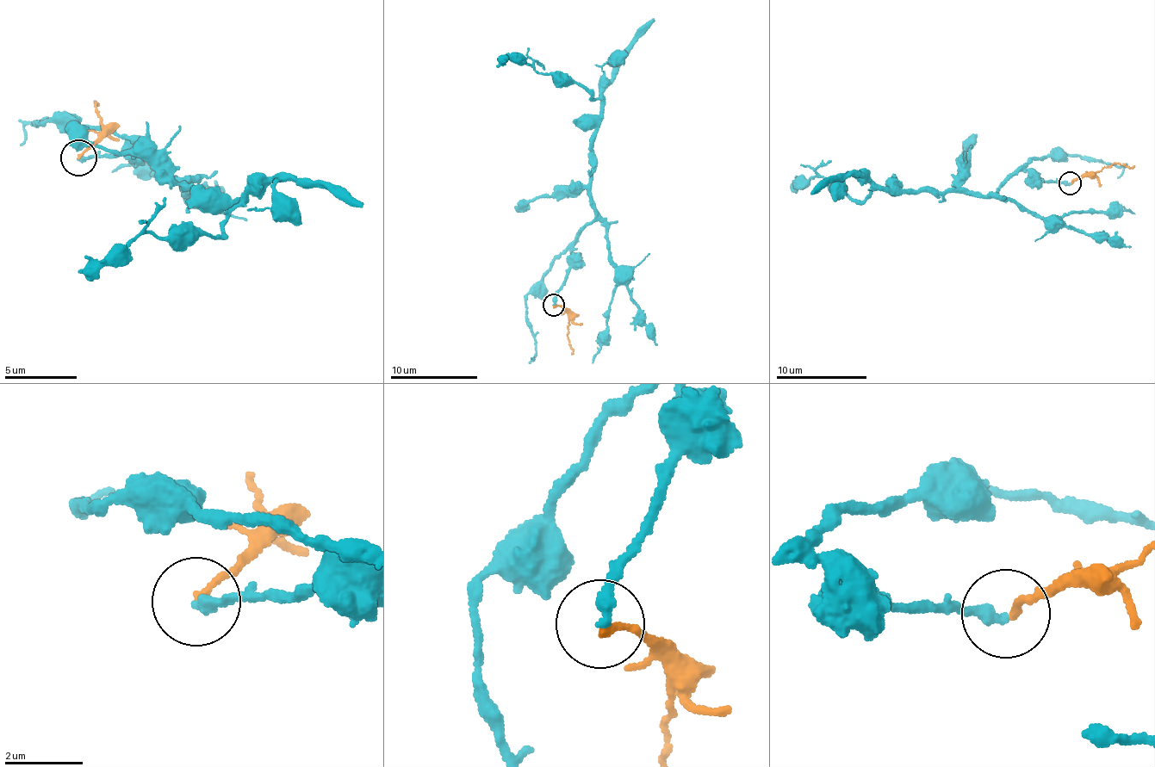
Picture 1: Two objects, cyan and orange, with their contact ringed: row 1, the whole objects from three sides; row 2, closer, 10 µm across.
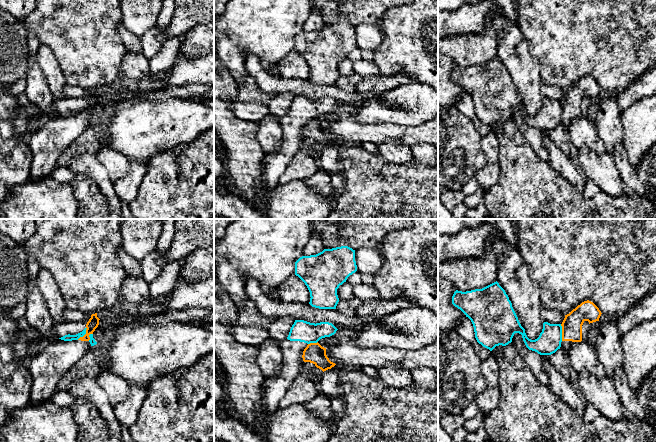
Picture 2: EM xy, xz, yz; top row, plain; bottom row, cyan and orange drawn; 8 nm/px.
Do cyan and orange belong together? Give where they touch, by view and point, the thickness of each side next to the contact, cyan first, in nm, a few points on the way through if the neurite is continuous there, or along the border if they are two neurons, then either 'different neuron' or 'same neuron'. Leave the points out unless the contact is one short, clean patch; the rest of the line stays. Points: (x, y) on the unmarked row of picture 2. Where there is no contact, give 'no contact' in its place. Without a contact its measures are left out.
contact yz (561, 108); calibres 190 and 160 nm; border yz (560, 100), (562, 116); different neuron

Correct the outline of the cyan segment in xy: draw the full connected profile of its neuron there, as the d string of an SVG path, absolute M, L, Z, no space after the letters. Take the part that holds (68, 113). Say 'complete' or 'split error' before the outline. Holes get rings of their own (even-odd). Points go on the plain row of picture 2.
split error; M62 96L55 103L53 110L64 117L78 116L86 110L86 100Z

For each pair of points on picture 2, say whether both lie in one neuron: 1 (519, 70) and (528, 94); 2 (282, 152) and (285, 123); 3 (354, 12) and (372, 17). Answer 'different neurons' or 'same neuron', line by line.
1: same neuron
2: same neuron
3: same neuron

